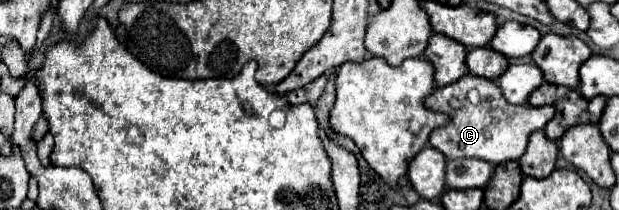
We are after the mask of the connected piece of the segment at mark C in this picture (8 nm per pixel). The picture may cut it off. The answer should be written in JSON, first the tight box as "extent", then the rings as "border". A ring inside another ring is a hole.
{"extent":[427,76,555,164],"border":[[[463,76],[451,86],[437,88],[427,98],[427,104],[431,110],[451,116],[451,122],[437,128],[429,138],[431,146],[443,152],[447,160],[479,158],[491,164],[519,160],[525,152],[529,134],[535,130],[543,130],[545,124],[555,116],[553,106],[537,108],[531,104],[509,104],[503,98],[501,88],[493,80],[485,80],[479,76]]]}

